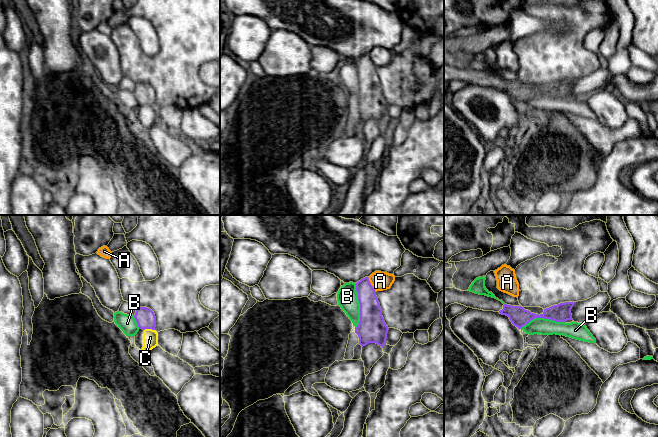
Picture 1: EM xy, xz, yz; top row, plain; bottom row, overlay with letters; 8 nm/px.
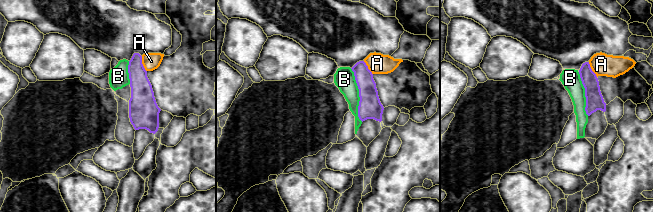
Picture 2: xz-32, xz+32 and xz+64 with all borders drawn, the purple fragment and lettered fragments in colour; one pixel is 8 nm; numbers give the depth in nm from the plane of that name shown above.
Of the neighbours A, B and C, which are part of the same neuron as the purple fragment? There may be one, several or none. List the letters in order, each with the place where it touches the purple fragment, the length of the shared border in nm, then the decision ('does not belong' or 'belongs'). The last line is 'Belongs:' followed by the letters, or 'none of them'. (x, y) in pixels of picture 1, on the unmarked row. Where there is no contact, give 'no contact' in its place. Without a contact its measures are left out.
A: xz (371, 61) | 130 nm | does not belong
B: xz (360, 81) | 360 nm | does not belong
C: xy (149, 104) | 90 nm | does not belong
Belongs: none of them

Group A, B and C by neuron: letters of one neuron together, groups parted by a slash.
A / B / C

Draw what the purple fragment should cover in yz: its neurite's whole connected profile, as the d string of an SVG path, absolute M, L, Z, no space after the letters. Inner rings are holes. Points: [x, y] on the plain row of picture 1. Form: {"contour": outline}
{"contour": "M444 63L444 84L454 79L458 79L473 85L499 88L502 91L508 92L512 100L518 105L521 105L535 94L550 95L556 98L573 96L571 85L576 78L565 78L551 82L544 85L544 88L538 91L525 86L521 82L503 80L501 77L492 73L475 70L468 66L461 67L455 63Z"}

